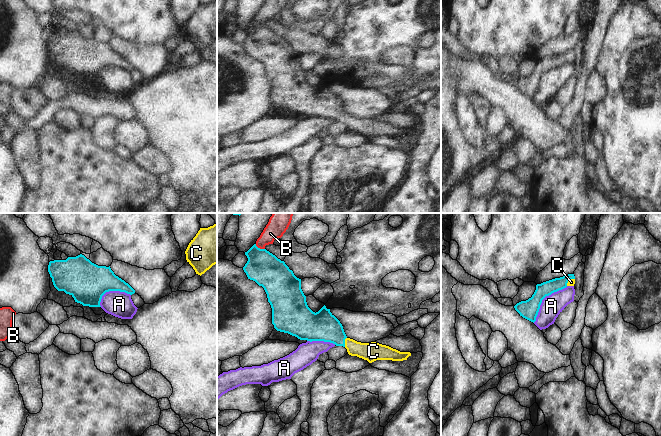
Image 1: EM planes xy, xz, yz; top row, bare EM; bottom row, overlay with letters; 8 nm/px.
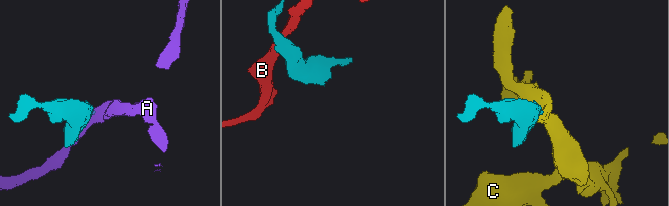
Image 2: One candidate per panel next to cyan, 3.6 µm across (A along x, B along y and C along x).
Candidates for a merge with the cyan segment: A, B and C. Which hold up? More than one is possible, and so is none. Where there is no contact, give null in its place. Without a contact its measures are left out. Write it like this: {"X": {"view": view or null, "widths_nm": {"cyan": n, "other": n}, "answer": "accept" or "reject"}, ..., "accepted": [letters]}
{"A": {"view": "yz", "widths_nm": {"cyan": 150, "other": 170}, "answer": "reject"}, "B": {"view": "xz", "widths_nm": {"cyan": 260, "other": 160}, "answer": "reject"}, "C": {"view": "xz", "widths_nm": {"cyan": 240, "other": 150}, "answer": "accept"}, "accepted": ["C"]}

